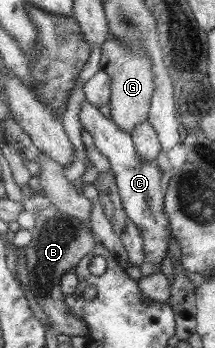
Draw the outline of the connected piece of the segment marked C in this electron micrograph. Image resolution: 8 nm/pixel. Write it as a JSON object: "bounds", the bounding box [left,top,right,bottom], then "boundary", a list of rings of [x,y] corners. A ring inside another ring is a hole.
{"bounds":[79,100,172,276],"boundary":[[[87,100],[82,101],[79,116],[83,129],[92,135],[94,145],[111,163],[124,211],[128,219],[131,219],[138,226],[144,240],[145,260],[140,265],[141,273],[144,276],[152,275],[156,269],[160,269],[163,257],[168,255],[167,251],[172,237],[171,225],[165,214],[165,194],[162,193],[162,185],[160,184],[163,173],[156,163],[143,163],[136,153],[131,134],[118,129],[112,119],[105,117],[97,107],[91,105]]]}

